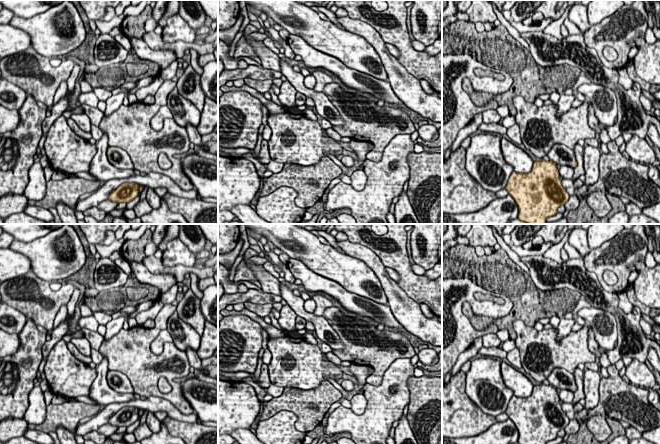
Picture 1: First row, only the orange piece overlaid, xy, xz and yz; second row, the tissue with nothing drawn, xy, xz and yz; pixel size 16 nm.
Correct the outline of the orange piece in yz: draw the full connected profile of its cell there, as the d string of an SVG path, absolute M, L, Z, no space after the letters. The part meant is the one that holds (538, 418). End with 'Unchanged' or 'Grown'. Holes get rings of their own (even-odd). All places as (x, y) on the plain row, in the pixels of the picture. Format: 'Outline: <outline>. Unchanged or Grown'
Outline: M544 383L534 385L532 394L529 397L512 396L505 413L514 422L518 430L518 443L547 444L558 437L558 432L564 429L570 421L563 412L559 401L556 388L551 384L545 385Z. Unchanged

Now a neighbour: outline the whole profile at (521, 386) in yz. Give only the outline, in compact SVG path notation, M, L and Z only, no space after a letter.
M501 362L501 375L505 385L510 388L517 397L529 397L534 385L521 372L505 362Z

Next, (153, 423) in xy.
M148 412L146 417L146 424L154 434L160 432L160 423L161 421L157 419L153 412Z

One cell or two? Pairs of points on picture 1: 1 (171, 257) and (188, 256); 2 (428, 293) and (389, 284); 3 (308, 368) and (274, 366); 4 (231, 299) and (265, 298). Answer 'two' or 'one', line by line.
1: one
2: two
3: one
4: one

